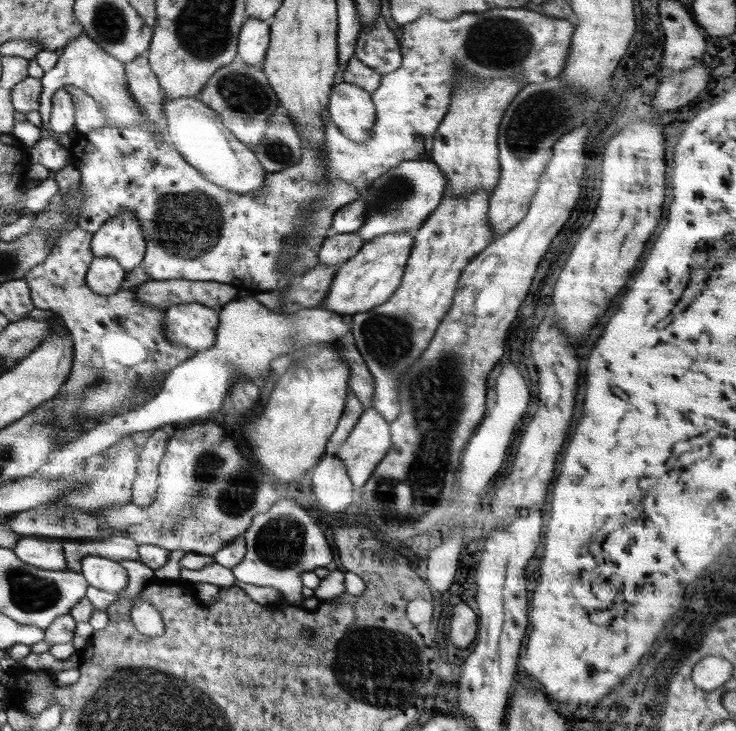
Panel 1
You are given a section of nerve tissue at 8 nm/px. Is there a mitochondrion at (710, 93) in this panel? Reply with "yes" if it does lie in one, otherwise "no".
no

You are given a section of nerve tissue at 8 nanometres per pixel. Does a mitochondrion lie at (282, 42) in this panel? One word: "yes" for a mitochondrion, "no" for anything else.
no

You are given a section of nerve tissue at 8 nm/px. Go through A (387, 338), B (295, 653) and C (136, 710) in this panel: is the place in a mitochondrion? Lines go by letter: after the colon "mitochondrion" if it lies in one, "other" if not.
A: mitochondrion
B: other
C: mitochondrion

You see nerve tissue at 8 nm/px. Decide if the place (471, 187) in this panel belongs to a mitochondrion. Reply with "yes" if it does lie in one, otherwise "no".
no

